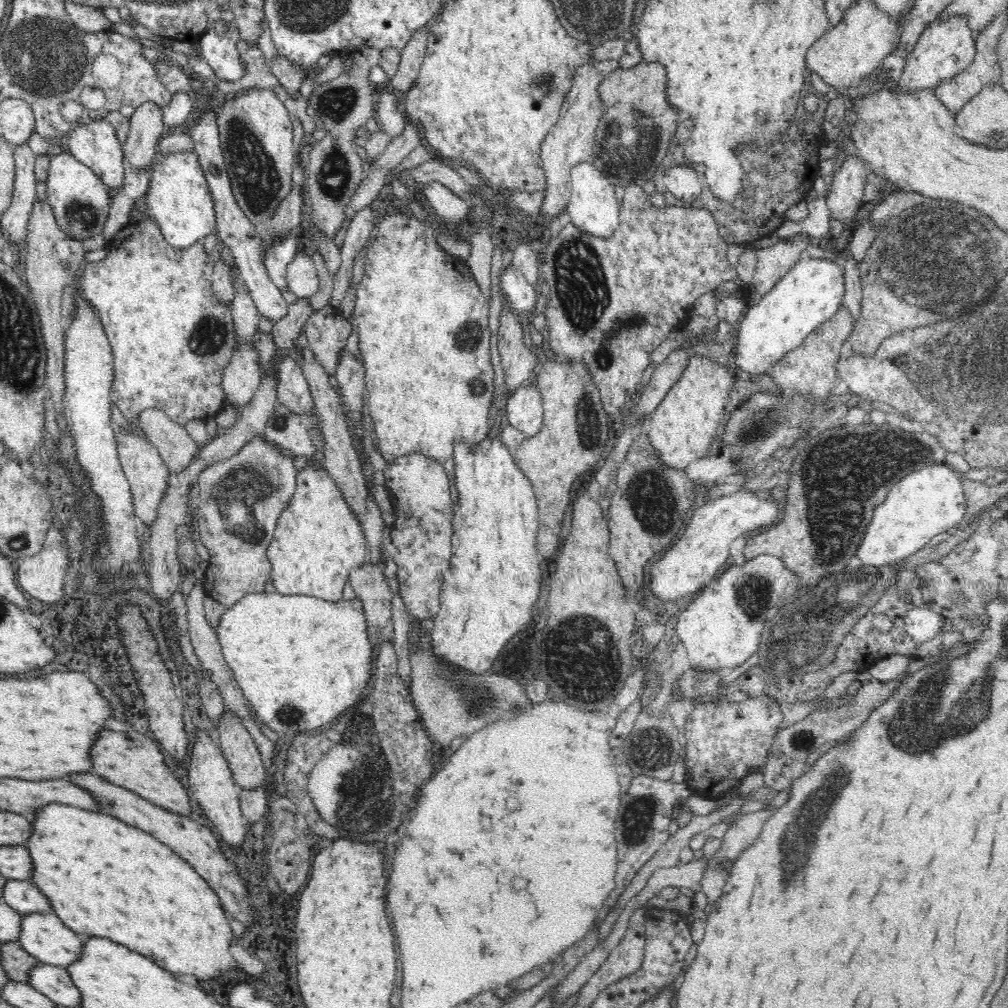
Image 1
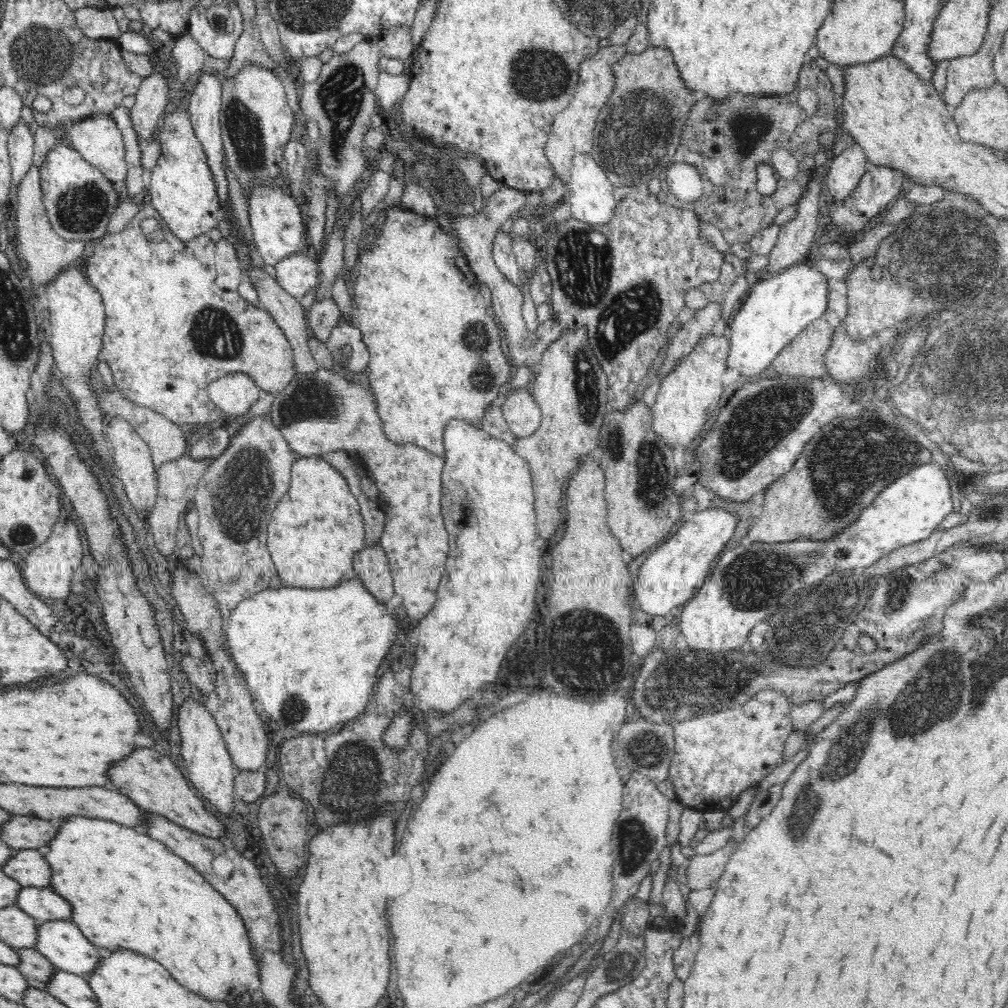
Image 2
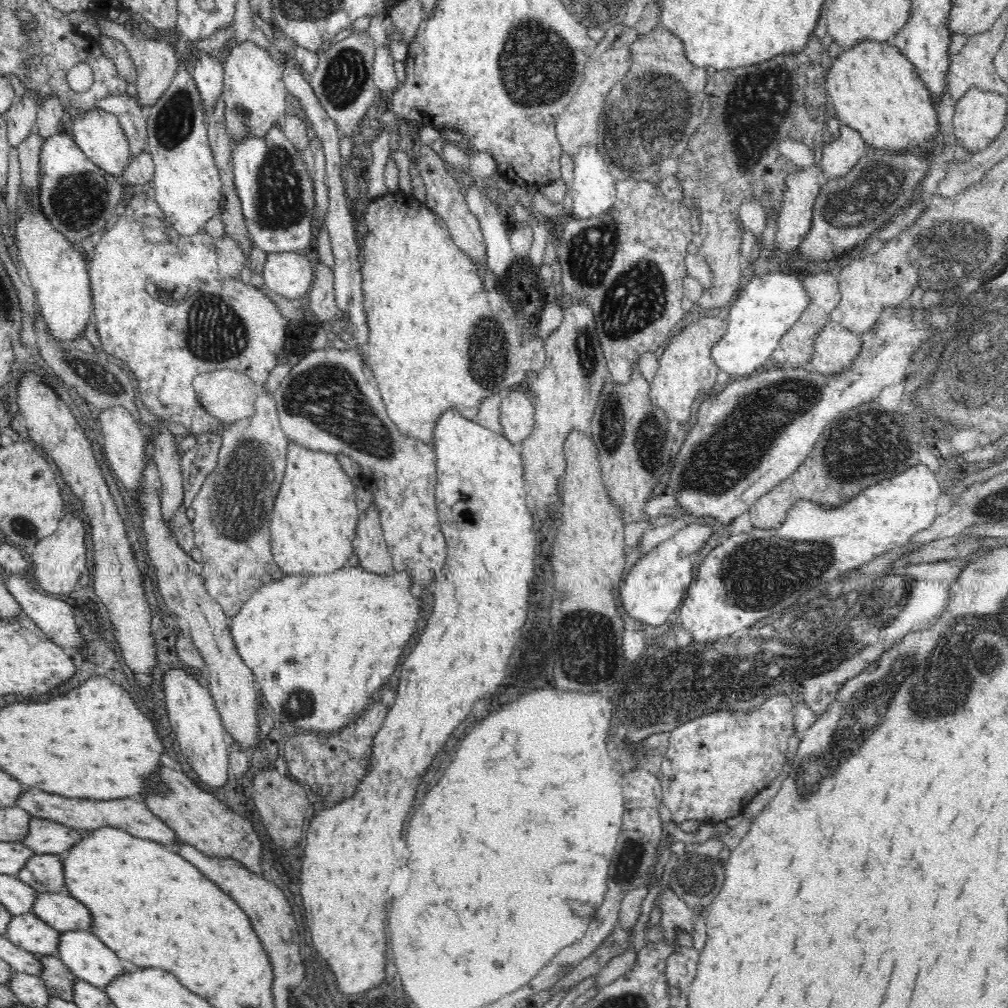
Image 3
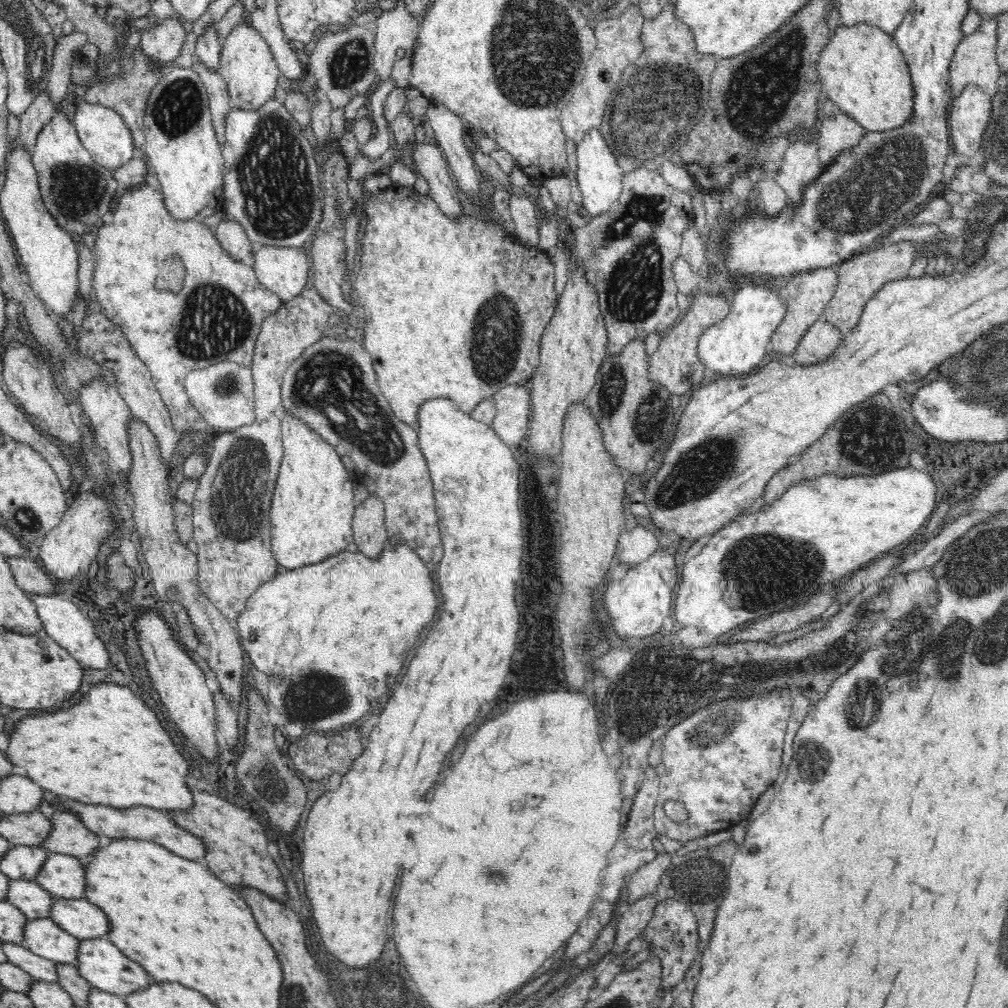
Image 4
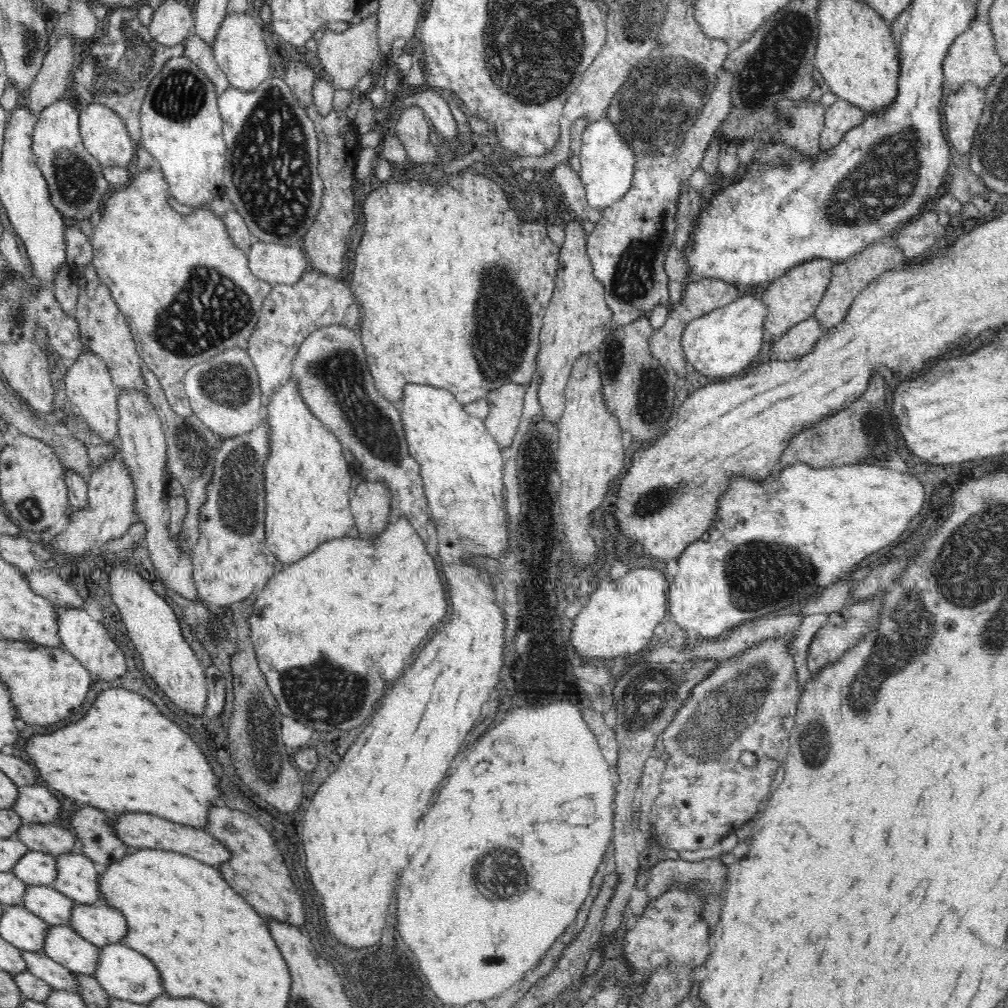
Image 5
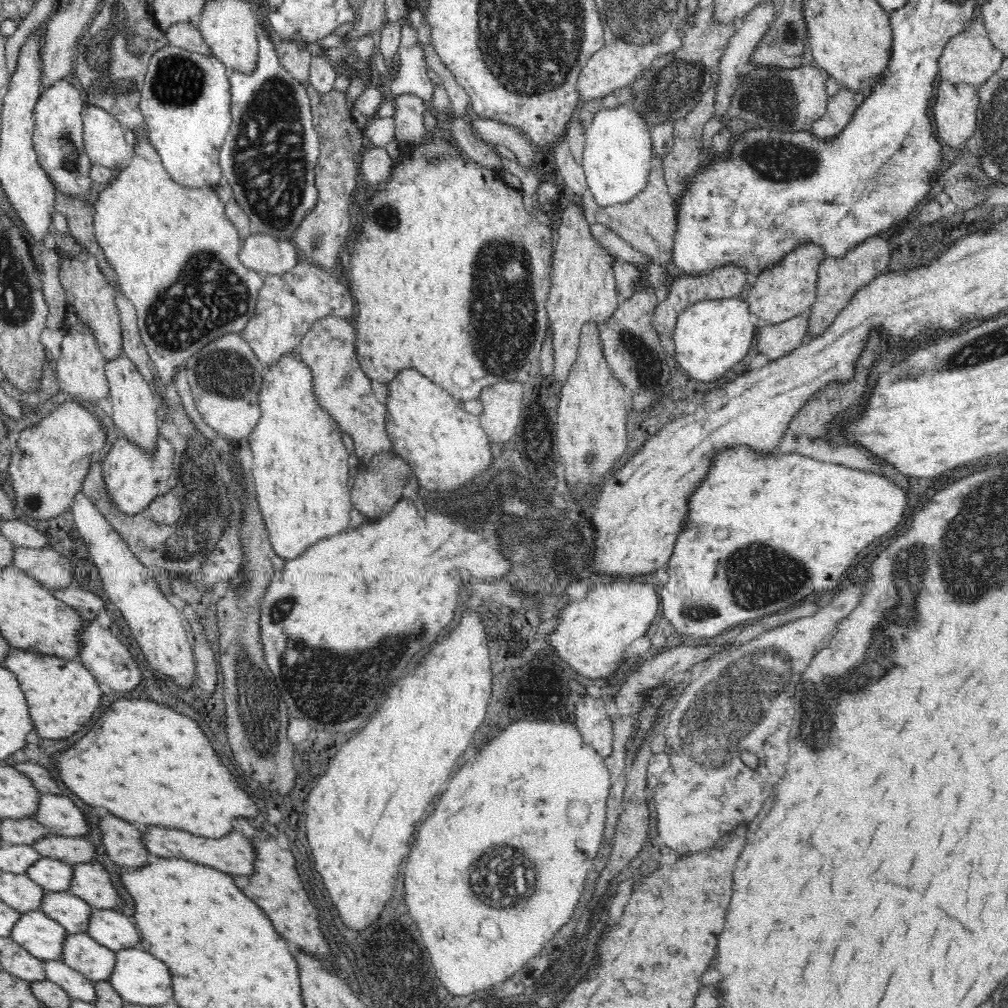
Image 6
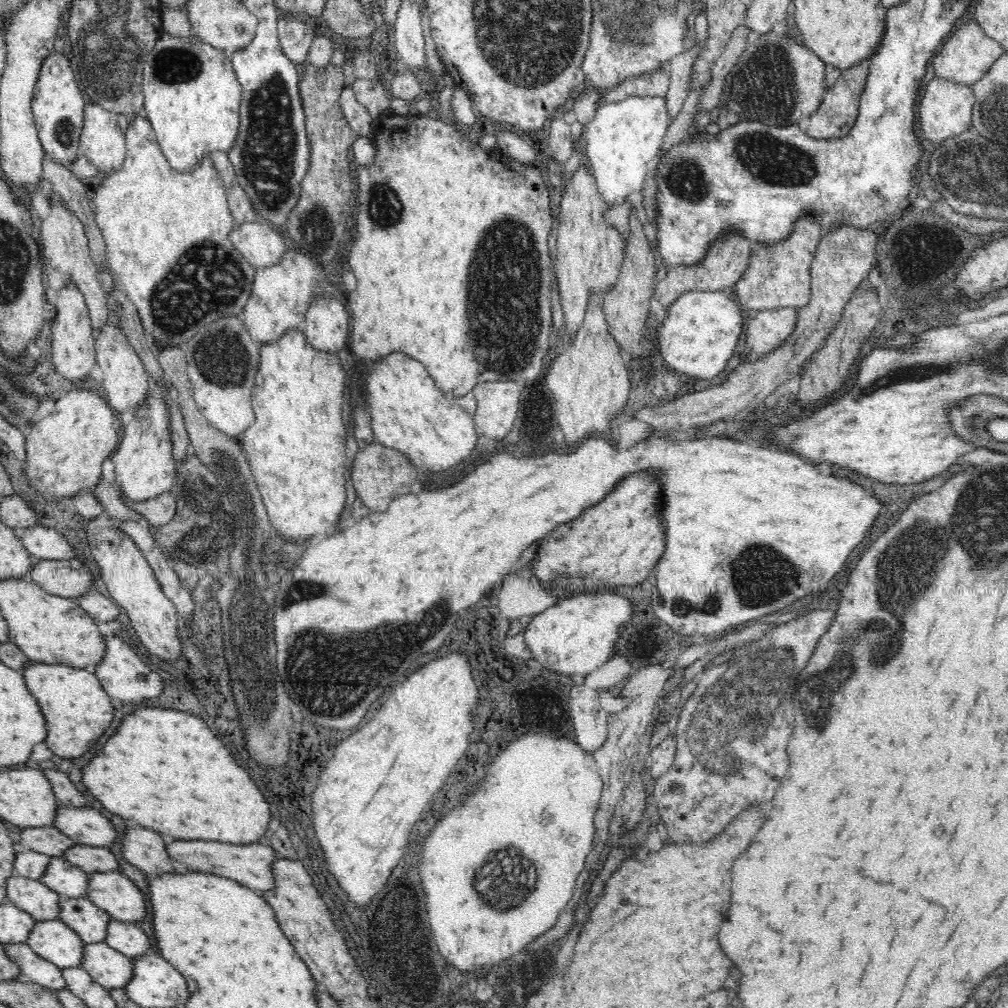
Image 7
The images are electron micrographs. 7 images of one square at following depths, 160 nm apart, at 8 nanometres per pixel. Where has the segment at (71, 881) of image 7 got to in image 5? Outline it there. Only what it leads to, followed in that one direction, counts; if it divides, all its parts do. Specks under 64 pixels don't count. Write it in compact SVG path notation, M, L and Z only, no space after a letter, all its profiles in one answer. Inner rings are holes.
M26 850L10 871L27 885L50 887L56 876L56 861L51 854Z

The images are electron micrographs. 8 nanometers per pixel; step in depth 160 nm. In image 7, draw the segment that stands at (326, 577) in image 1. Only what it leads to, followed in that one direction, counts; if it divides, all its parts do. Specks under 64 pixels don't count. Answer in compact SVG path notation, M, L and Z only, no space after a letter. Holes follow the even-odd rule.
M301 330L288 331L282 335L275 343L265 344L259 347L260 366L255 376L255 383L251 392L251 405L255 412L255 423L248 428L237 441L241 448L246 452L246 458L251 466L261 499L265 504L267 515L271 525L284 542L293 544L304 544L313 542L324 536L330 536L339 529L340 515L346 504L346 435L344 424L342 423L342 390L344 390L344 371L337 354L324 353L314 350L312 345L308 344L304 332Z

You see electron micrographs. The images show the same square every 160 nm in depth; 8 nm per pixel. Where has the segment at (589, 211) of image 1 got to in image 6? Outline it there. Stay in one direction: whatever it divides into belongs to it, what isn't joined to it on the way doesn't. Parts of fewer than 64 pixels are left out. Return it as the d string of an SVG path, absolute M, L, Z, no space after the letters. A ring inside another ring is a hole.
M627 103L614 109L601 109L585 130L585 146L581 166L587 186L601 207L614 209L628 202L649 182L653 153L651 127L634 107Z

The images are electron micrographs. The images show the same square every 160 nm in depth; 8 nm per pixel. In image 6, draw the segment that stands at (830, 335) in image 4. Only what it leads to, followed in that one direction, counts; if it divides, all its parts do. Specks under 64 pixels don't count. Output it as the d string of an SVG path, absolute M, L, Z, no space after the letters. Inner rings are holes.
M802 314L777 325L762 327L756 338L756 346L770 361L778 360L804 344L808 334L808 315Z

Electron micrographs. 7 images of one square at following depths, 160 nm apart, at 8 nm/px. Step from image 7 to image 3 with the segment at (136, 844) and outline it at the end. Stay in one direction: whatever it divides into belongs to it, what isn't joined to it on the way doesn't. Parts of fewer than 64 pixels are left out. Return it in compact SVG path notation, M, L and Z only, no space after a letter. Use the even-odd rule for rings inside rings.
M31 817L28 832L21 842L33 853L59 856L80 840L80 833L83 831L53 820Z

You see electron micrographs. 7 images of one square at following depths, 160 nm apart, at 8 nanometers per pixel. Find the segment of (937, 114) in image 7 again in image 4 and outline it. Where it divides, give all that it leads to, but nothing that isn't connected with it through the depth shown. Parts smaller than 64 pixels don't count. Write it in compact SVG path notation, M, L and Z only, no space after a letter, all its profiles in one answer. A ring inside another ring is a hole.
M973 85L954 98L947 120L953 151L972 159L979 156L992 107L993 97Z

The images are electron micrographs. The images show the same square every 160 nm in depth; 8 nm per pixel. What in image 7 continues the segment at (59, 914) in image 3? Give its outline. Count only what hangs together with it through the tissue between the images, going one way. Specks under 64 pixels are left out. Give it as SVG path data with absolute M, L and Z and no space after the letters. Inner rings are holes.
M115 918L108 920L103 942L128 958L152 952L150 938L134 922L121 922Z

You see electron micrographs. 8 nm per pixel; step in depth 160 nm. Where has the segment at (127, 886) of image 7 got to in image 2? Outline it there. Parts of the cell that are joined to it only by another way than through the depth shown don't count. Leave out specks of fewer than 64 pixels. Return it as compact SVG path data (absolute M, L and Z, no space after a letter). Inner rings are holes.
M37 849L14 850L10 860L1 867L4 874L24 887L48 887L50 866Z

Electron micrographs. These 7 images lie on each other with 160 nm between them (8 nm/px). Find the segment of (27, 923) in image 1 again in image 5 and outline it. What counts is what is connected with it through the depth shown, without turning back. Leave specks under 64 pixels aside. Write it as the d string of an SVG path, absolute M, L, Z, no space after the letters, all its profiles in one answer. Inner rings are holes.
M122 943L104 944L98 949L98 964L96 964L96 970L93 970L92 977L111 997L146 1005L156 996L166 994L156 965L149 961L146 956L140 955Z

